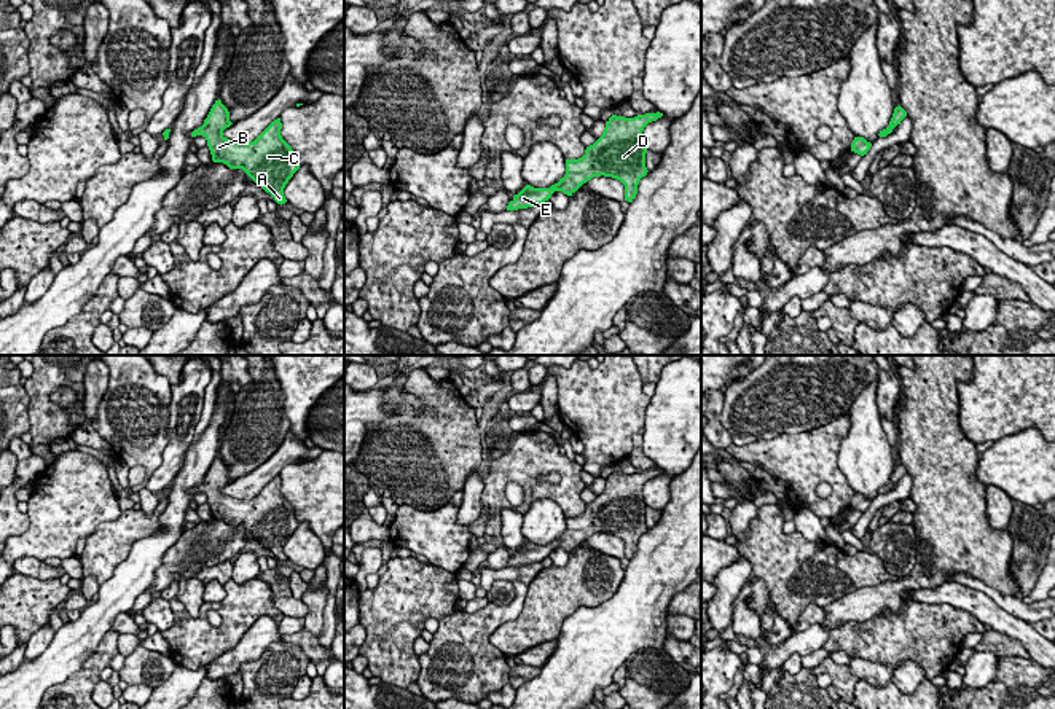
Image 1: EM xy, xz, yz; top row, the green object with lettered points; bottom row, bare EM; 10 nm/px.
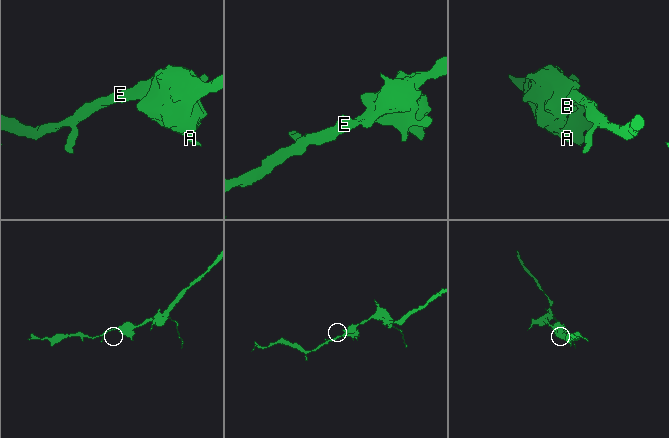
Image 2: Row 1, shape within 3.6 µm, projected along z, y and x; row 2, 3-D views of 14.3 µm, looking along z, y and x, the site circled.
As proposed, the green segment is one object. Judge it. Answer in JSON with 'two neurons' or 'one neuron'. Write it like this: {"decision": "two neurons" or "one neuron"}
{"decision": "one neuron"}

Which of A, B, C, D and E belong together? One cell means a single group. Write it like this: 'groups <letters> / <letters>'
groups A B C D E

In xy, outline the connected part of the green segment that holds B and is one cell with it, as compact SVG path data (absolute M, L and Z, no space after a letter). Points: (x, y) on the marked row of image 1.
M218 99L204 124L194 129L191 137L202 135L207 140L214 163L223 163L229 169L242 169L277 204L285 204L284 188L300 164L295 159L295 151L280 135L280 118L249 143L234 142L223 135L223 131L231 124L229 112Z

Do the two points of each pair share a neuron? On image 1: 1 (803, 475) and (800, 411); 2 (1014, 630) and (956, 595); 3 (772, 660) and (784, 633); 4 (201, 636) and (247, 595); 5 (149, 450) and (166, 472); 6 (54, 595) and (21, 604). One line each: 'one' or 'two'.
1: two
2: one
3: two
4: one
5: two
6: one

